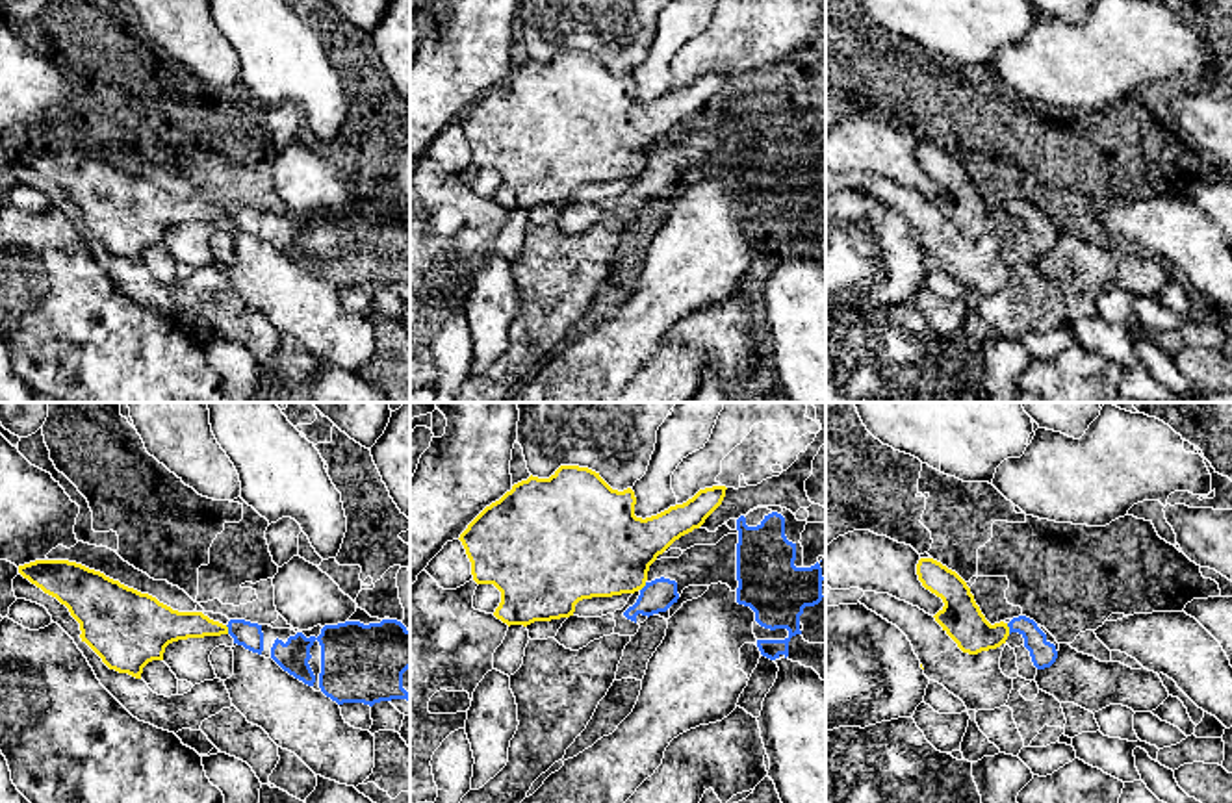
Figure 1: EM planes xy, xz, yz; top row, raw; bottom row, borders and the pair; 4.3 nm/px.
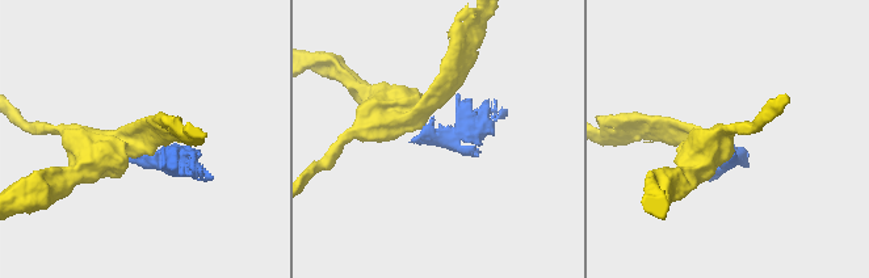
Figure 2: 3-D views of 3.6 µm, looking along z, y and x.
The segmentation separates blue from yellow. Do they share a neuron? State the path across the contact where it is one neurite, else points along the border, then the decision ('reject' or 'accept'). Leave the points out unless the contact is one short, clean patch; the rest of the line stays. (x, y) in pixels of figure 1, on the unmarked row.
along yz (1006, 208), (1010, 217) | reject

